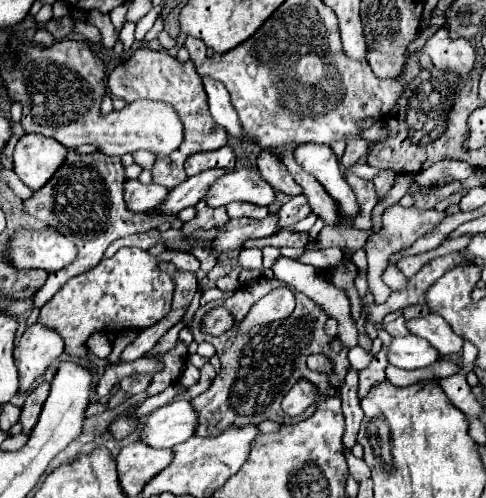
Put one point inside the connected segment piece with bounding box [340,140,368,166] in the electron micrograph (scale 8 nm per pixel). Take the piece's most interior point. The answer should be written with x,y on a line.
353,153

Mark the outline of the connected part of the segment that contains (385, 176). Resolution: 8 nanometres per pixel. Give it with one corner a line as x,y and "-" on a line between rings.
380,170
376,176
374,176
374,186
376,186
376,192
378,192
378,196
384,196
390,188
392,188
392,184
394,184
394,172
390,172
390,170

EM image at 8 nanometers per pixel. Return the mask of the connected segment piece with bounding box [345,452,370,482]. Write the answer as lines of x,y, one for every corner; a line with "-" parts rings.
346,452
345,457
347,460
348,468
350,468
350,474
360,482
360,480
366,480
370,478
370,468
366,466
364,460
356,458
352,452

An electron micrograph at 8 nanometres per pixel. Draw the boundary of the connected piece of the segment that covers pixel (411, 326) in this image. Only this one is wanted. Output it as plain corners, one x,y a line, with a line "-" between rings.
438,314
412,318
406,322
406,328
410,334
428,340
440,352
440,356
450,356
462,350
462,338
456,336
446,320

